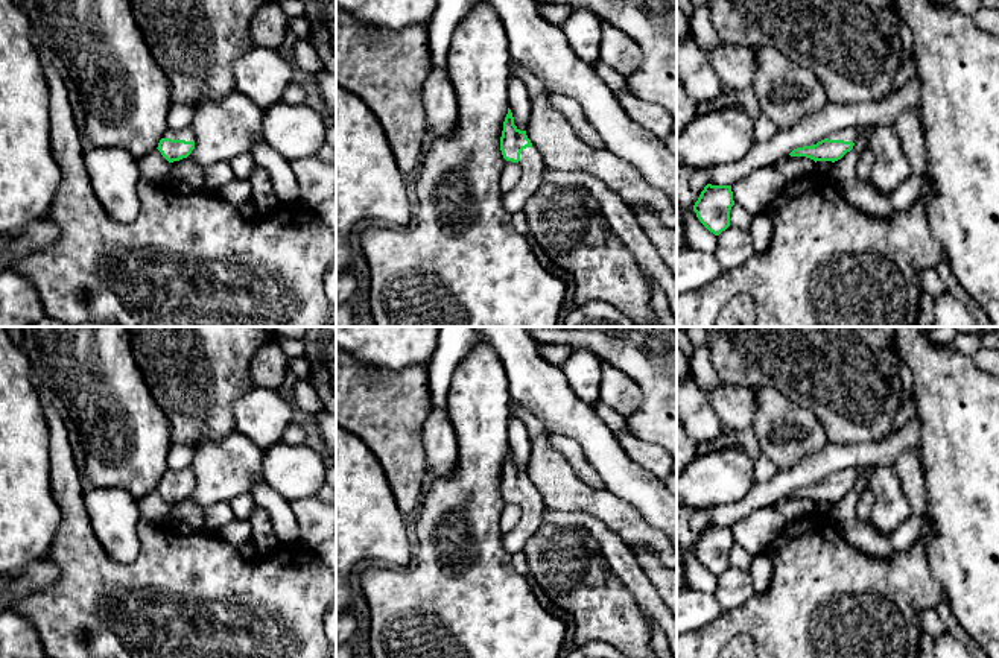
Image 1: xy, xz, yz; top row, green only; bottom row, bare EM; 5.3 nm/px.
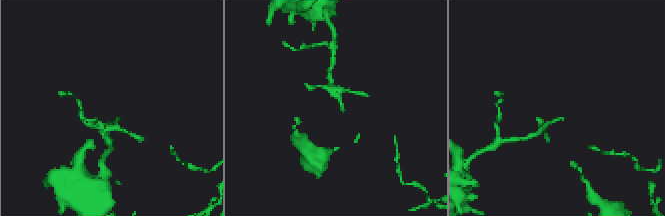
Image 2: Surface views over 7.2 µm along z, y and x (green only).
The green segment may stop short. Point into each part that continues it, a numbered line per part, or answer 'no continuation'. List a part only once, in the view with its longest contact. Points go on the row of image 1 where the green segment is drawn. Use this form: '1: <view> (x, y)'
1: xy (187, 134)

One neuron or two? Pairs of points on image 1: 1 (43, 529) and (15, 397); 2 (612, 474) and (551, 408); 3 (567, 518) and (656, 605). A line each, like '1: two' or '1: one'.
1: one
2: one
3: one

